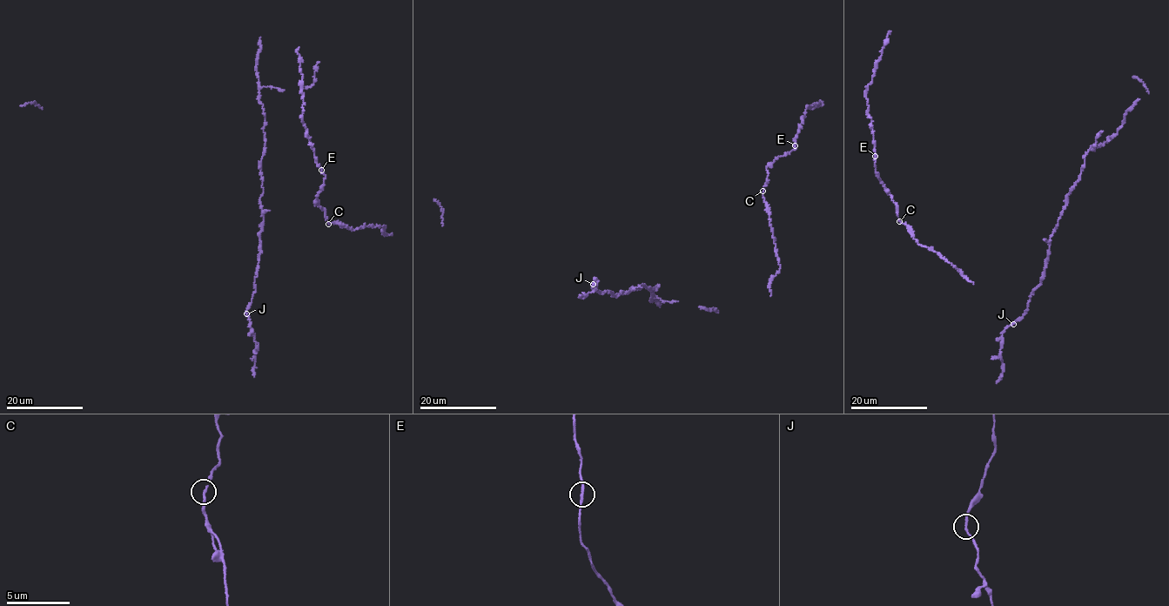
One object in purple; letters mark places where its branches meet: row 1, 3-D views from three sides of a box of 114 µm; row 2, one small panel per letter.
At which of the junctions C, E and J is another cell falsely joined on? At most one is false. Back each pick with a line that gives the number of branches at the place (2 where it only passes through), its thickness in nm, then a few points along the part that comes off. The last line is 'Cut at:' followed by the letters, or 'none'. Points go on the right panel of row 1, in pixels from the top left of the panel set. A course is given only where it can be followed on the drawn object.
Cut at: none

